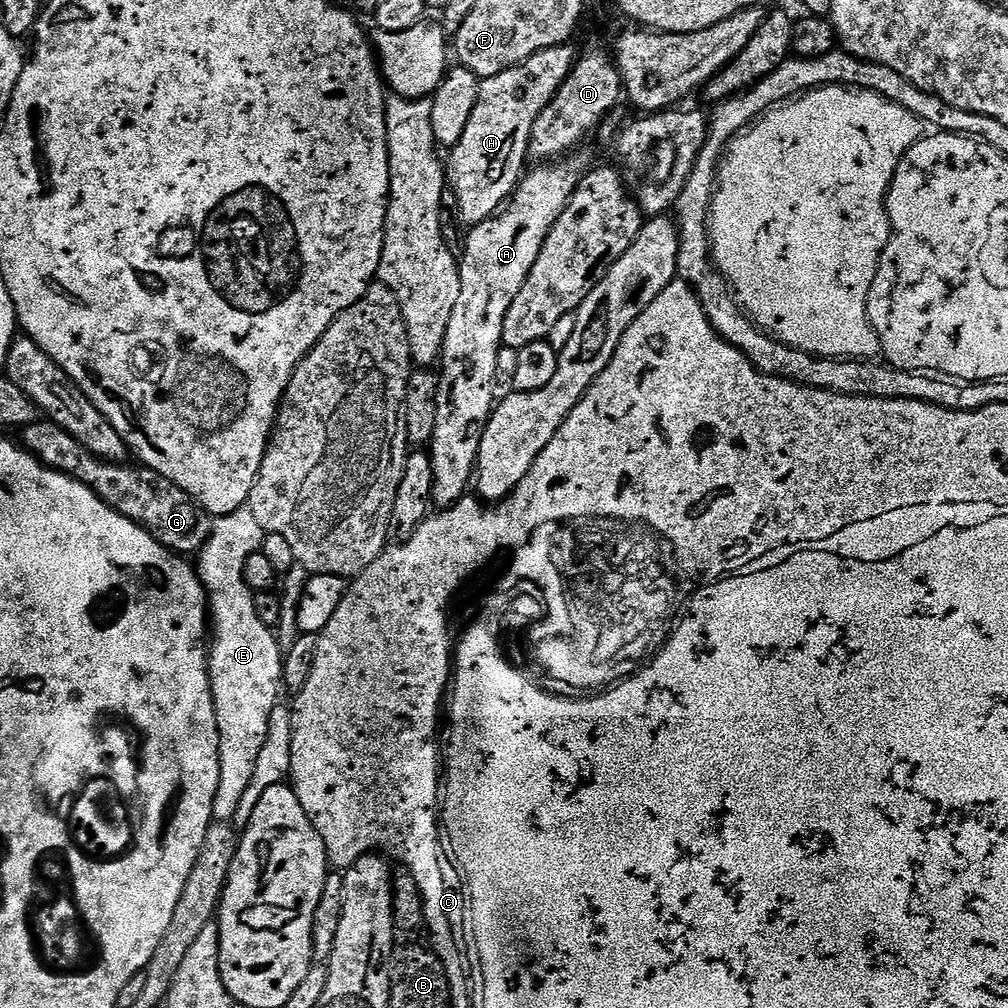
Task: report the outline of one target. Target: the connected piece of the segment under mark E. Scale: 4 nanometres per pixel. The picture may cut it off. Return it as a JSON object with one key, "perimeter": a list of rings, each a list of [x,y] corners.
{"perimeter":[[[245,506],[234,510],[229,516],[221,516],[213,523],[212,534],[207,543],[198,553],[198,571],[200,573],[200,581],[204,584],[204,590],[208,593],[208,601],[210,603],[210,624],[214,629],[214,643],[210,648],[210,657],[208,660],[208,676],[212,680],[212,697],[214,698],[214,706],[216,707],[216,717],[218,718],[218,730],[220,731],[220,786],[216,801],[214,802],[213,817],[220,822],[232,822],[235,818],[235,811],[238,810],[239,804],[243,800],[248,788],[252,782],[257,779],[257,768],[259,766],[259,755],[262,748],[267,742],[267,734],[271,726],[271,715],[277,705],[281,703],[280,692],[282,693],[282,681],[284,679],[284,665],[286,661],[285,653],[282,651],[279,641],[277,640],[277,633],[273,629],[268,628],[265,622],[262,622],[256,609],[256,597],[254,589],[248,583],[248,561],[261,551],[264,547],[264,539],[266,537],[265,530],[258,524],[258,518],[254,518],[251,508]]]}

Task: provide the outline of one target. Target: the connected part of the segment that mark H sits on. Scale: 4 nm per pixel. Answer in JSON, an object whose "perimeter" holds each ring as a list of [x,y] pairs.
{"perimeter":[[[566,43],[542,50],[502,74],[481,80],[478,106],[474,106],[470,126],[466,126],[462,142],[450,149],[452,157],[446,160],[446,180],[468,226],[497,215],[515,193],[526,172],[524,163],[530,160],[528,144],[532,141],[534,122],[538,122],[538,114],[546,110],[577,64],[578,52],[572,47]]]}

